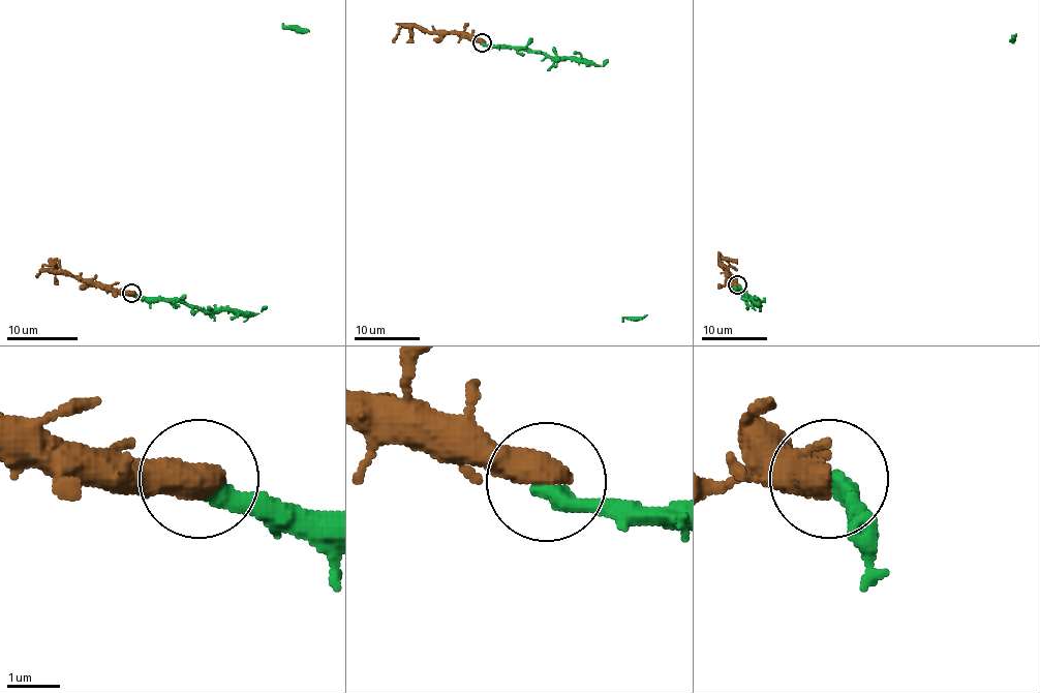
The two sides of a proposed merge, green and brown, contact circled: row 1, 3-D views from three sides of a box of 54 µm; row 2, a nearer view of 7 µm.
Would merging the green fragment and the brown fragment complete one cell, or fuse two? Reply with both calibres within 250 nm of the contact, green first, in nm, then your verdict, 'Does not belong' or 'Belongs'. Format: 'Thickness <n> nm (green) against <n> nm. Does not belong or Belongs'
Thickness 400 nm (green) against 600 nm. Belongs

